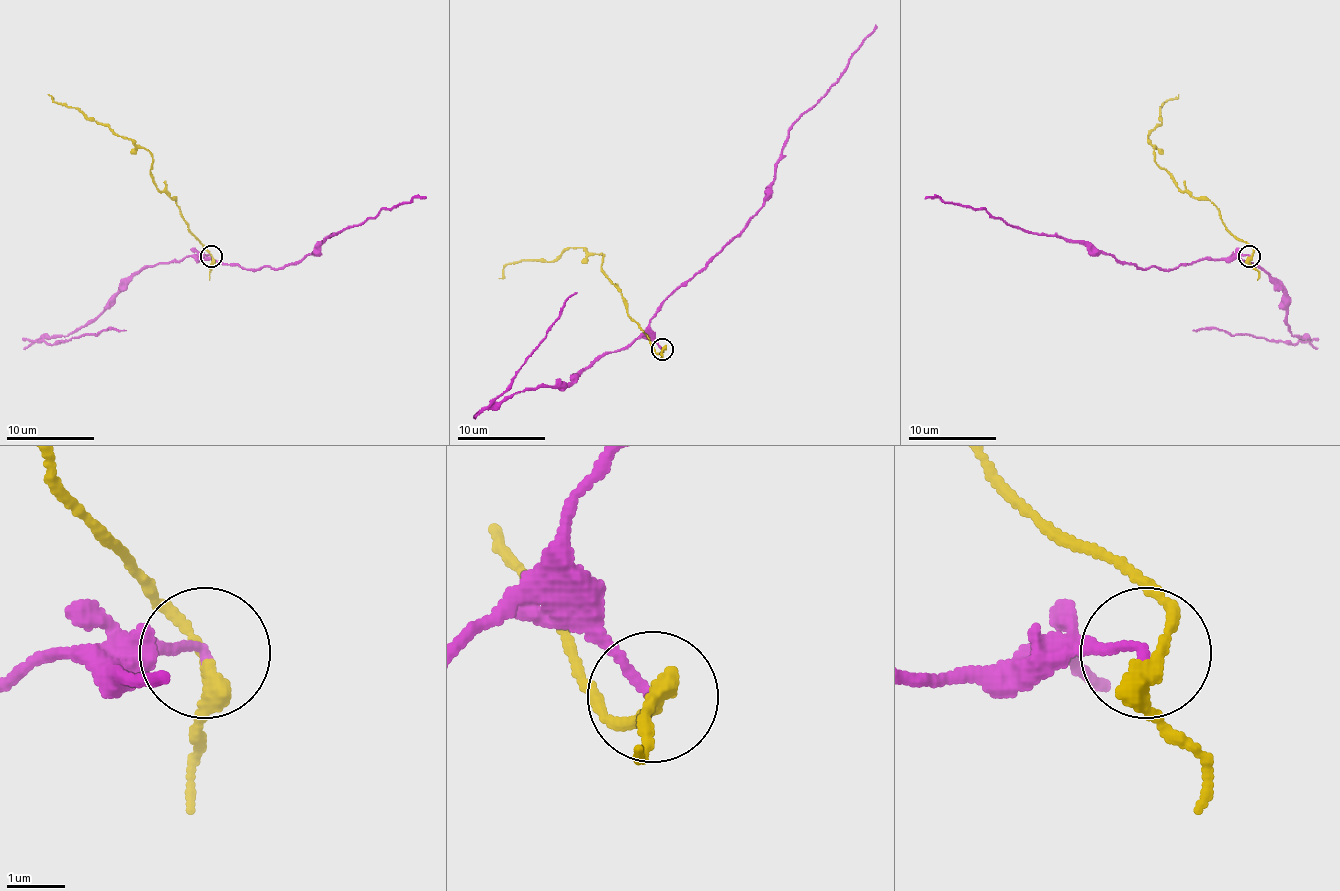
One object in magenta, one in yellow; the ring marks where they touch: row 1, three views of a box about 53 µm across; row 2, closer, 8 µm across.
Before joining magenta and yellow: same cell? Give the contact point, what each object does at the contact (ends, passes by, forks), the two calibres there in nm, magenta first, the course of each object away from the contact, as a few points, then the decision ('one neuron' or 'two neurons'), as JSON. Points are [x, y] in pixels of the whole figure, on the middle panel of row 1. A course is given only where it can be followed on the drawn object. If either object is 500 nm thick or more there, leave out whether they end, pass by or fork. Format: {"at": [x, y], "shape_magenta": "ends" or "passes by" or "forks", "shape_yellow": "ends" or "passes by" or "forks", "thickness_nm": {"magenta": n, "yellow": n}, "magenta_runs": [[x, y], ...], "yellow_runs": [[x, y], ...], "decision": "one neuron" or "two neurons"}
{"at": [662, 349], "shape_magenta": "ends", "shape_yellow": "passes by", "thickness_nm": {"magenta": 150, "yellow": 280}, "magenta_runs": [[662, 349], [649, 320], [763, 204], [787, 131], [833, 85], [875, 24]], "yellow_runs": [[662, 349], [657, 353], [624, 307], [600, 265], [603, 254], [567, 248], [552, 261], [508, 263], [499, 279]], "decision": "two neurons"}

